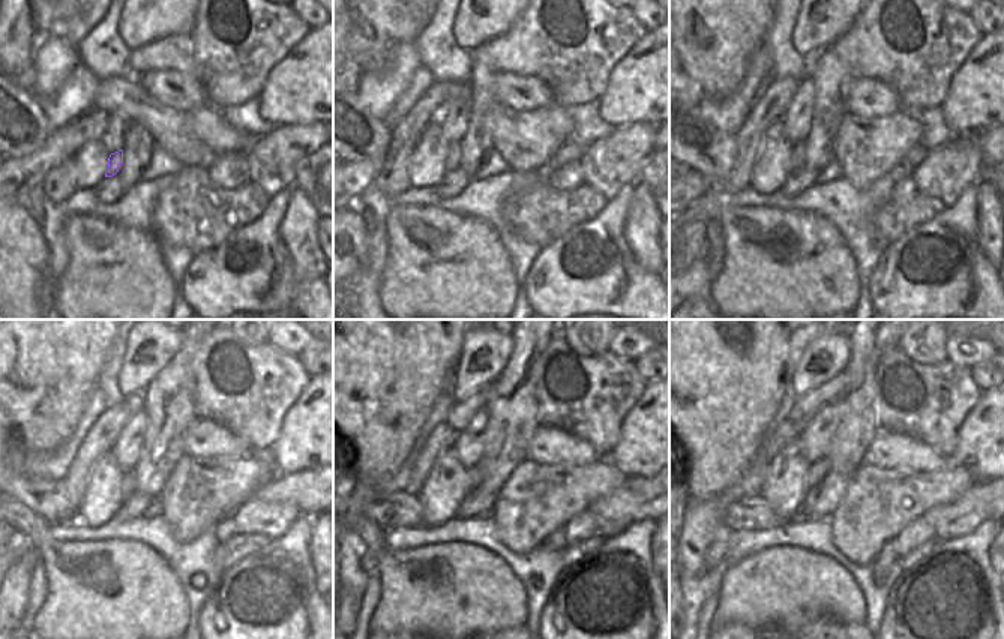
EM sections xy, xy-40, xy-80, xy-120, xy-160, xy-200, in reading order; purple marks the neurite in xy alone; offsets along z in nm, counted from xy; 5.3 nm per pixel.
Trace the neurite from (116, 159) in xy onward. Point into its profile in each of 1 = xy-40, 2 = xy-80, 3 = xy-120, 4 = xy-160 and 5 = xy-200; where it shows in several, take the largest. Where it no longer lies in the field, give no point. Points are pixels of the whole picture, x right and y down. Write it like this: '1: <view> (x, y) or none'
1: xy-40 (452, 164)
2: xy-80 (797, 158)
3: xy-120 (128, 488)
4: xy-160 (476, 473)
5: xy-200 (820, 470)

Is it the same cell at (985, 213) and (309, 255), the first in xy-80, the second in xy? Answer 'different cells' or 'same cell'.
same cell

